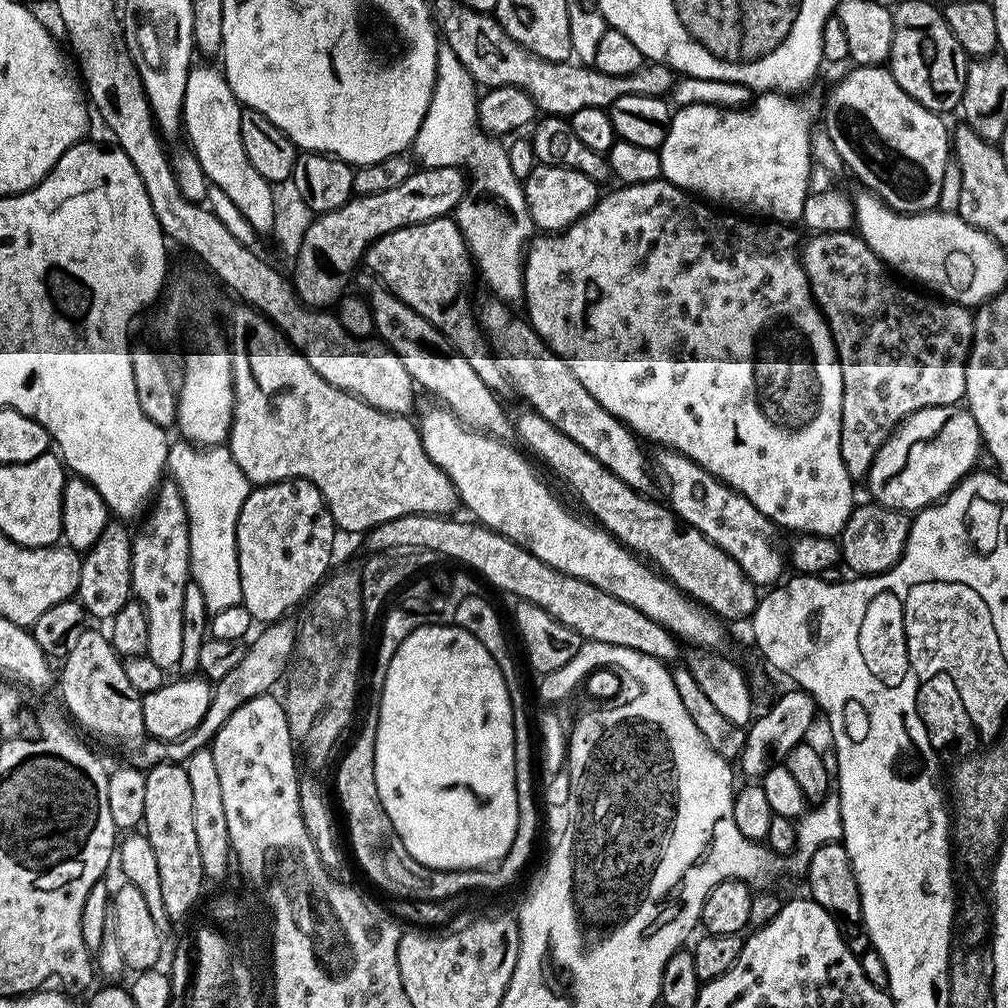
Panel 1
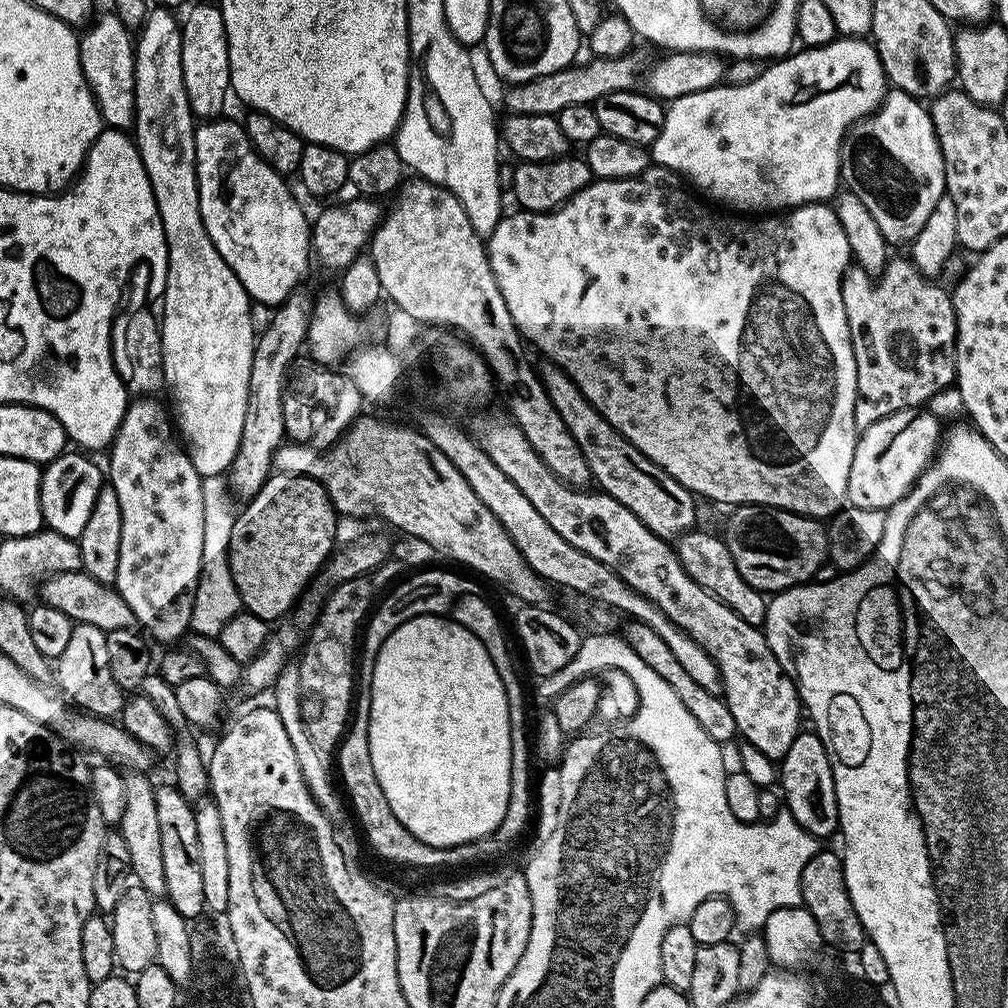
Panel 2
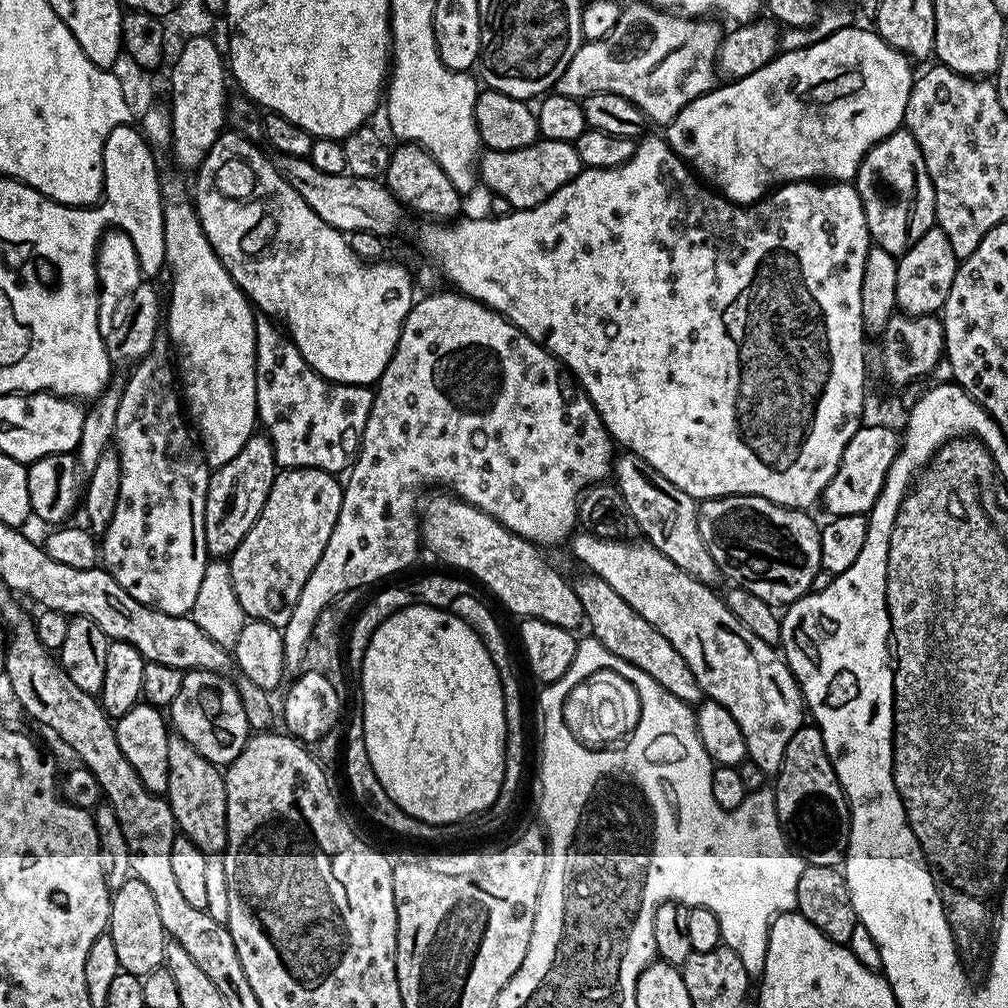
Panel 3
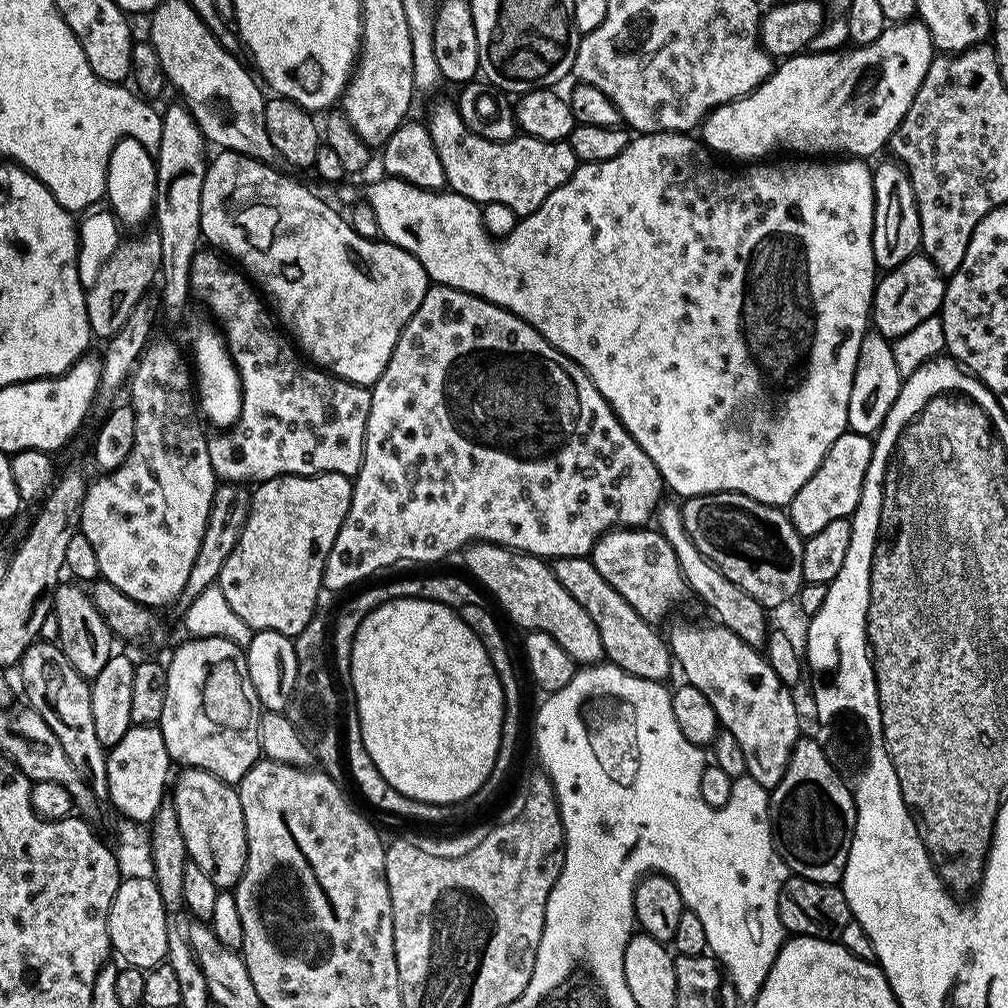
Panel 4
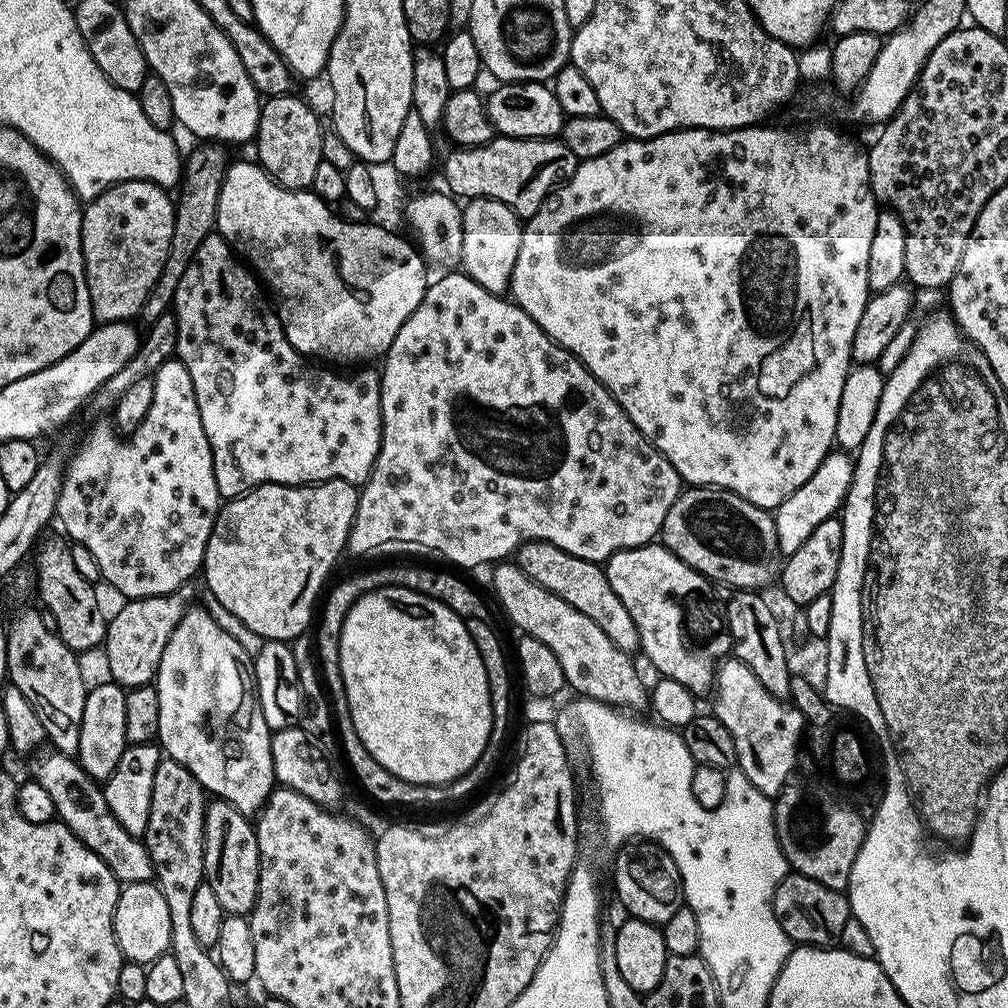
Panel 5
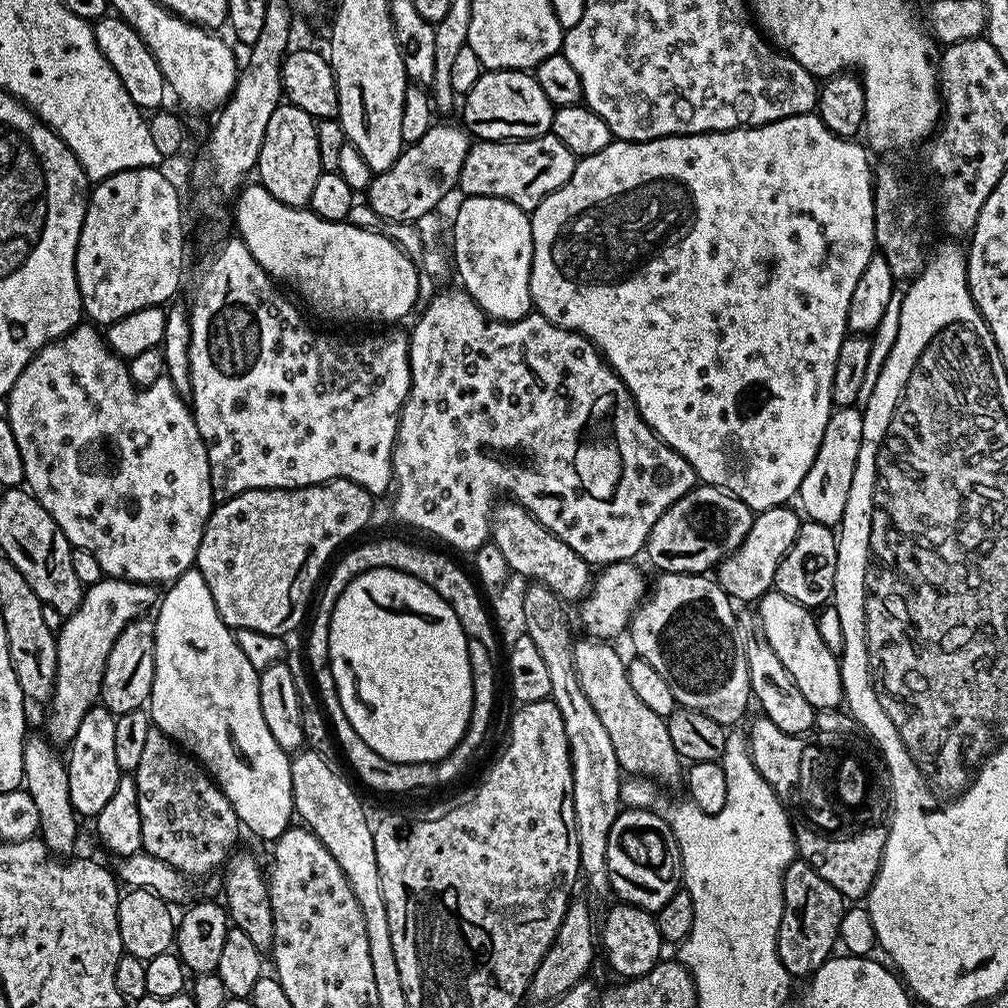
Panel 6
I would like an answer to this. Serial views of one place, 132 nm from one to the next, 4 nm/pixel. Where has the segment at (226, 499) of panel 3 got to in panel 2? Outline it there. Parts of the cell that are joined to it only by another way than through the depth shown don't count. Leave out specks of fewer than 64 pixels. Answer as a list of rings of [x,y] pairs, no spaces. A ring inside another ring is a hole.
[[[297,290],[275,309],[265,328],[259,329],[254,358],[250,362],[250,390],[246,394],[246,418],[242,421],[242,442],[234,462],[229,466],[226,479],[233,497],[247,502],[262,490],[269,476],[273,475],[274,454],[285,443],[284,419],[282,418],[282,390],[292,365],[305,351],[308,327],[312,321],[313,297],[304,290]]]

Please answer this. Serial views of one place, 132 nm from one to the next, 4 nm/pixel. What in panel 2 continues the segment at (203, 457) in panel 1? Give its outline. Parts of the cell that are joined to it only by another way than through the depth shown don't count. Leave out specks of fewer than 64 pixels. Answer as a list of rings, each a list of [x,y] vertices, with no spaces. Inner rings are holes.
[[[224,476],[203,477],[202,498],[204,499],[204,525],[206,534],[202,534],[202,566],[200,581],[196,587],[196,597],[192,607],[191,631],[197,636],[219,637],[220,631],[240,611],[240,595],[230,570],[228,547],[230,546],[230,530],[236,521],[237,505]]]

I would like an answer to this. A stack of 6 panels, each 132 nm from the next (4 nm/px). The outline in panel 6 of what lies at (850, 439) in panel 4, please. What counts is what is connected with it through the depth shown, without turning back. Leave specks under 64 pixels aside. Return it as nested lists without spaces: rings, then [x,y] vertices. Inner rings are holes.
[[[781,506],[755,513],[750,534],[746,534],[746,538],[740,545],[720,561],[715,569],[714,579],[720,589],[733,601],[752,600],[756,602],[766,593],[773,591],[778,566],[790,550],[802,523],[797,509],[793,508],[792,506]]]

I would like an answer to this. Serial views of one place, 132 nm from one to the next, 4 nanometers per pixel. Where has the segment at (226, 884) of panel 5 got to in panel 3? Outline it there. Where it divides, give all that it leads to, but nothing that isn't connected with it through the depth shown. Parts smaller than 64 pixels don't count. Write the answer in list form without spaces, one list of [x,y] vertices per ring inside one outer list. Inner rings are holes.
[[[175,730],[168,733],[168,749],[166,750],[168,763],[168,790],[166,799],[170,810],[176,819],[177,829],[198,850],[206,854],[223,853],[228,847],[228,827],[226,826],[226,786],[221,769],[211,764],[194,746],[182,738],[182,734]]]

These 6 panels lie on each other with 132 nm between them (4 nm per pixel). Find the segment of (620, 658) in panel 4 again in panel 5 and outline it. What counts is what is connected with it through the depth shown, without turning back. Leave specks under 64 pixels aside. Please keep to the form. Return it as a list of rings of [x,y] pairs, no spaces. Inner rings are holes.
[[[527,540],[521,544],[514,553],[514,563],[522,570],[522,574],[526,574],[526,578],[534,578],[534,582],[550,590],[550,594],[558,594],[558,598],[562,598],[562,602],[570,602],[574,610],[582,610],[582,614],[597,624],[598,630],[602,630],[606,638],[618,646],[618,650],[632,654],[639,649],[638,626],[634,626],[630,610],[622,606],[622,598],[614,594],[614,586],[610,586],[608,576],[600,564],[566,554],[545,540]]]

